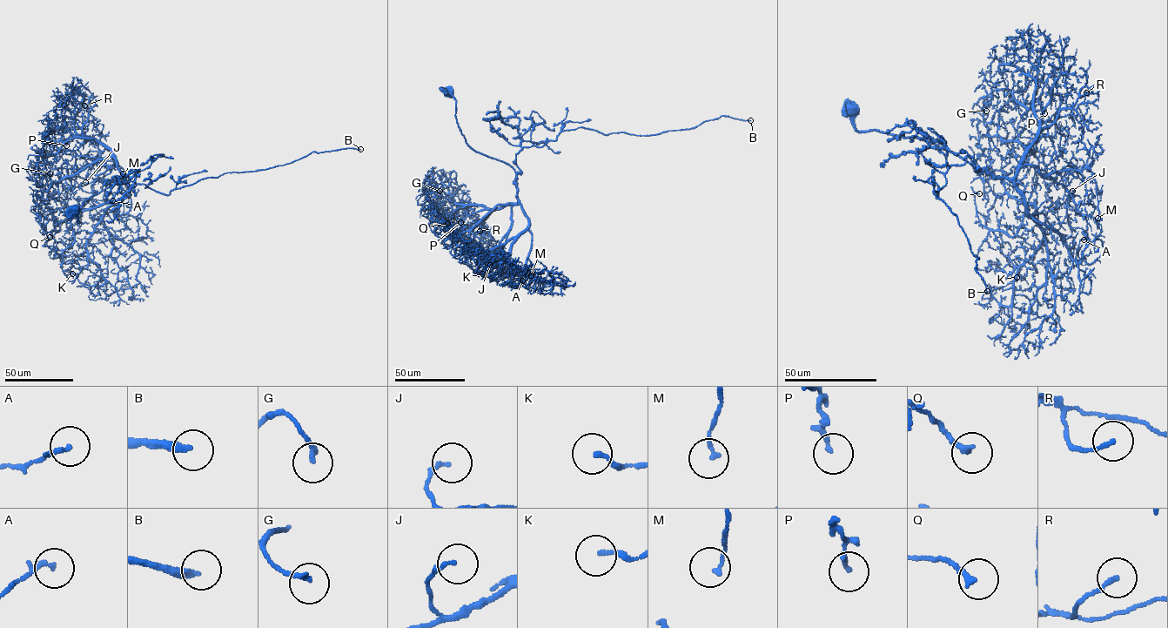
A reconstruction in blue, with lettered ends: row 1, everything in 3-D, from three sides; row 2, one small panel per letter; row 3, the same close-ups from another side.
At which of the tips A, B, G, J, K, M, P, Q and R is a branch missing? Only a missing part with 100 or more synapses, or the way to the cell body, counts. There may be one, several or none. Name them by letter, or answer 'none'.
B

